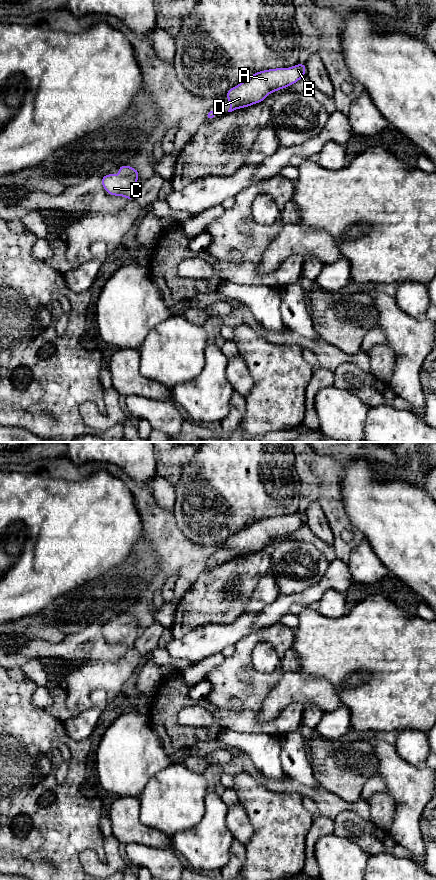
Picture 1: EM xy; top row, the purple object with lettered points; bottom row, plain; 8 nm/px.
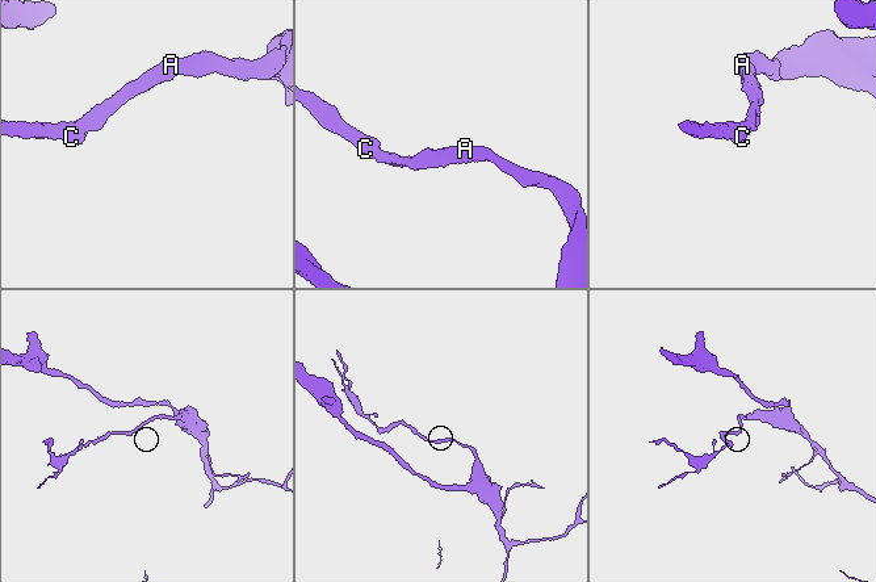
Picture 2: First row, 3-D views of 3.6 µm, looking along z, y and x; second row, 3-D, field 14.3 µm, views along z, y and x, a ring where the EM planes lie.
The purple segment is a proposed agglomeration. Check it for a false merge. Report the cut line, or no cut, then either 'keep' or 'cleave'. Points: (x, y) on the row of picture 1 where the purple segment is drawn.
no cut; keep

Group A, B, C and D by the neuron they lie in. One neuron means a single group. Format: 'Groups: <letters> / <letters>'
Groups: A B C D

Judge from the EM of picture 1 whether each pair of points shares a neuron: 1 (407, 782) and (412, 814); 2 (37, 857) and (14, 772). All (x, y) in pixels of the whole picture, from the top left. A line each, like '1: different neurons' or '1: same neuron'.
1: same neuron
2: same neuron

